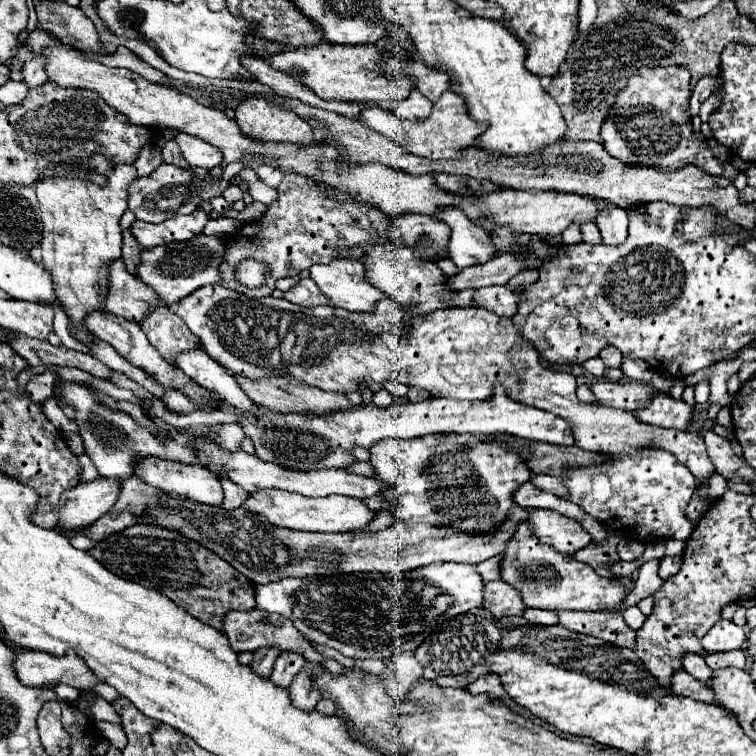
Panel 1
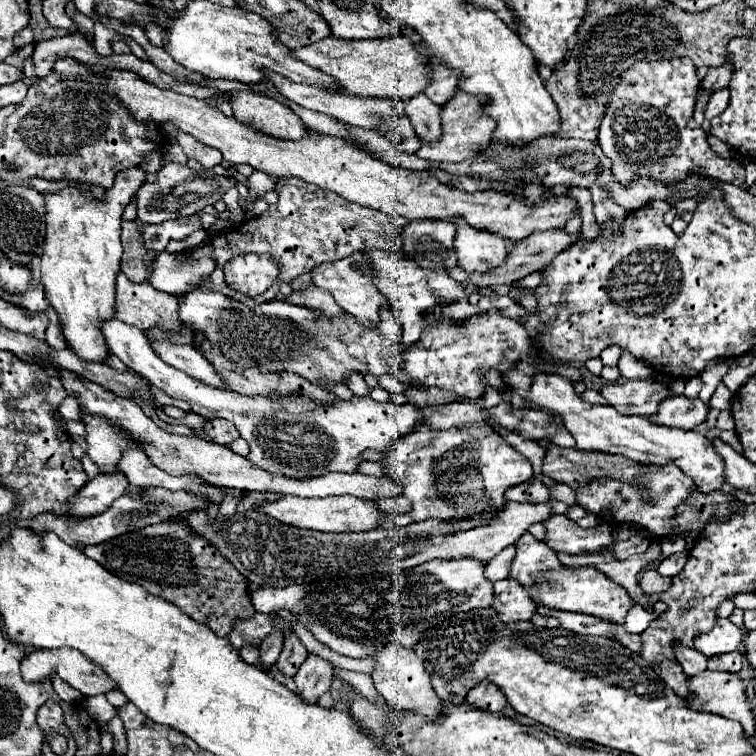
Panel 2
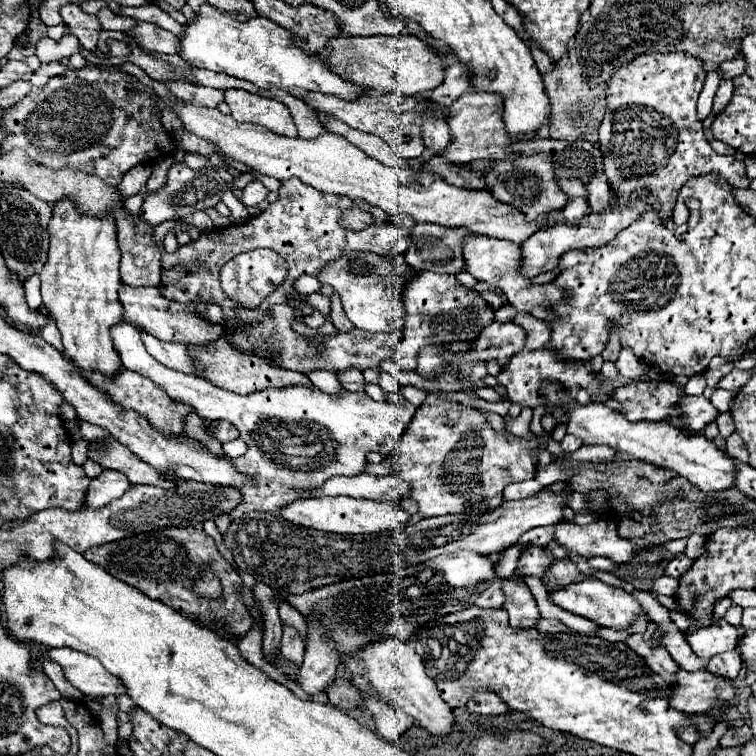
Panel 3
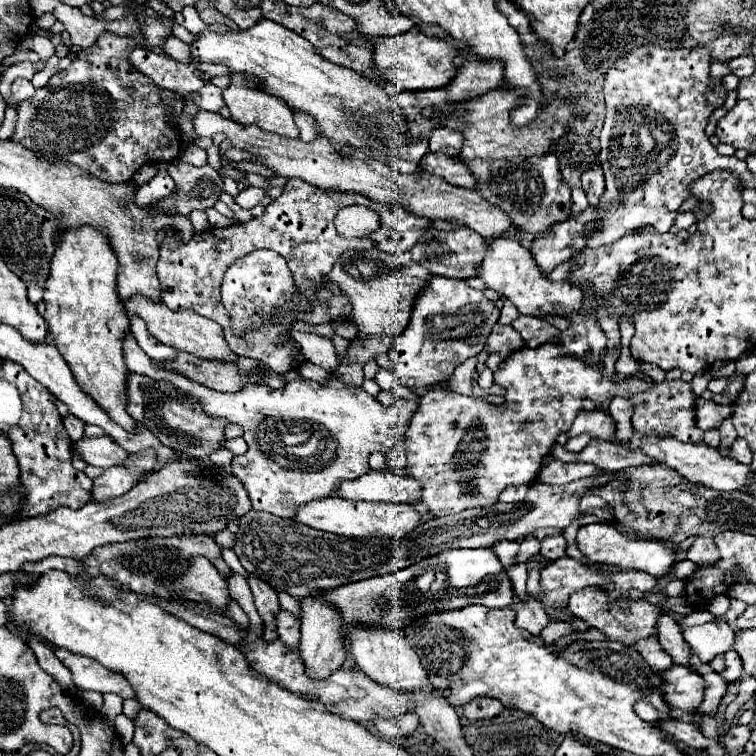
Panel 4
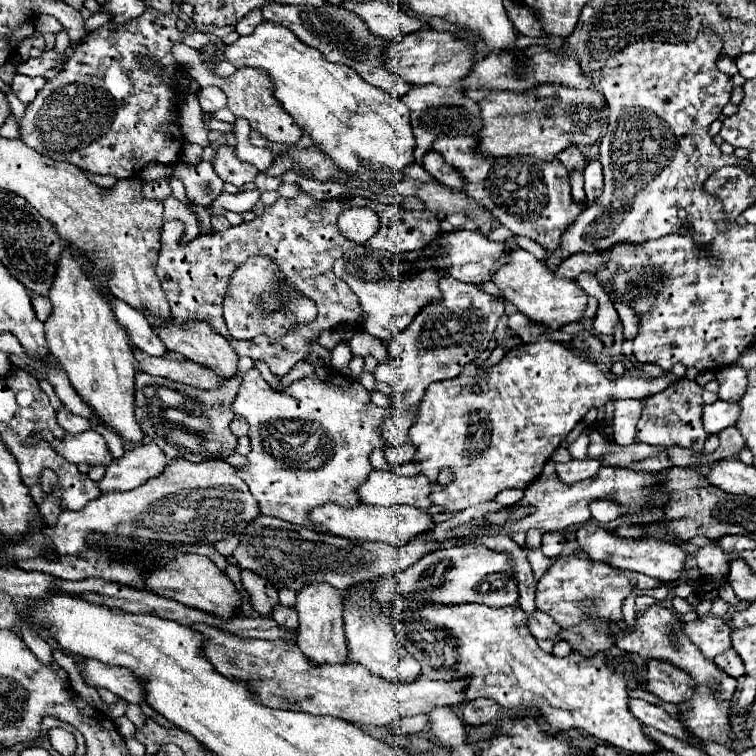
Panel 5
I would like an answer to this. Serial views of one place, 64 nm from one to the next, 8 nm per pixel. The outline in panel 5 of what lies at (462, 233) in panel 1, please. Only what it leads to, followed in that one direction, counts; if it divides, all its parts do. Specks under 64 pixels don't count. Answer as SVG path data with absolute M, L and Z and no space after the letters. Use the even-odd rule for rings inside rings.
M504 244L504 248L506 248L504 250L506 262L496 268L496 272L492 274L492 282L498 286L502 296L518 308L518 312L554 330L558 330L568 322L580 320L584 316L588 296L574 280L554 278L552 270L548 270L538 258L534 258L530 252L522 250L516 244Z

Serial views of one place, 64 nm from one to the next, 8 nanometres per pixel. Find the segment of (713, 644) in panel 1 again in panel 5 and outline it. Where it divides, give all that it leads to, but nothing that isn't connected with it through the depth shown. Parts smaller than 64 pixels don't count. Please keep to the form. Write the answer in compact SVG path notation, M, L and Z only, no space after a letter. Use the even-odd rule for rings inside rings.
M694 620L684 624L684 634L708 660L730 648L730 632L726 620Z

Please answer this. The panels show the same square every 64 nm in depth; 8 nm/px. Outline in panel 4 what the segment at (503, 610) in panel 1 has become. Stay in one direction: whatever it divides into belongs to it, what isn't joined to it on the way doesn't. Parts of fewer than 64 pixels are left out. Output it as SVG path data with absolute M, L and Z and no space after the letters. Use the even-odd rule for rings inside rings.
M514 594L510 608L516 614L514 626L516 628L526 628L532 634L540 634L540 630L550 622L542 604L534 596L526 596L526 600L520 600L520 596Z

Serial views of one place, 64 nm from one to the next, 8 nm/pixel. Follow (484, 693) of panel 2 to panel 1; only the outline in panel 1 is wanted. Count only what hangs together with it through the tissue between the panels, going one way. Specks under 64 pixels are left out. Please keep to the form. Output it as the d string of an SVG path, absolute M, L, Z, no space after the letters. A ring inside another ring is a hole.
M484 674L484 676L480 676L476 682L472 682L472 684L468 686L468 690L470 690L472 694L482 694L482 692L486 692L486 694L490 694L492 698L502 698L502 696L504 696L504 688L502 688L500 678L498 678L496 674Z

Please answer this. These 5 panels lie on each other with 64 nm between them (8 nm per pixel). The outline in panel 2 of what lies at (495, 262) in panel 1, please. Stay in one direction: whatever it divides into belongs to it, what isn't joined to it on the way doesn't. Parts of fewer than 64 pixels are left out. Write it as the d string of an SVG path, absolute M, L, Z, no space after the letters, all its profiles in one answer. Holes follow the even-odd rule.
M564 230L530 234L528 238L524 238L524 240L520 240L520 242L514 244L512 252L508 254L508 258L504 260L502 266L496 266L496 268L492 268L490 272L484 272L484 274L472 272L472 274L468 276L468 284L474 284L474 286L478 286L478 288L482 288L482 286L498 286L498 284L508 284L508 286L510 286L510 284L514 284L518 278L524 278L526 274L530 274L530 272L534 272L534 270L542 270L546 264L550 264L550 262L554 260L556 252L562 252L564 248L568 248L568 246L574 244L574 242L578 242L578 238L576 238L576 236L568 236Z

